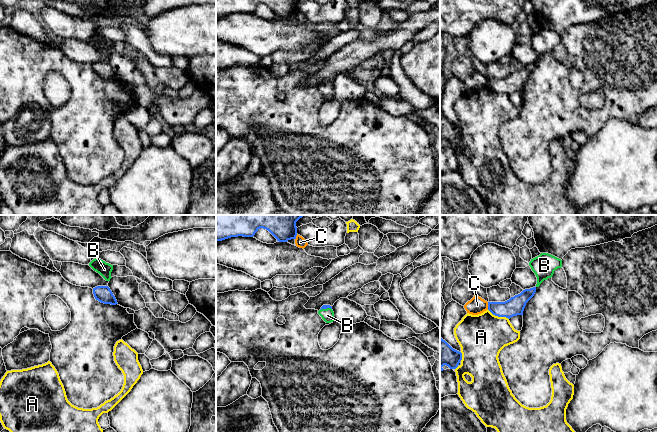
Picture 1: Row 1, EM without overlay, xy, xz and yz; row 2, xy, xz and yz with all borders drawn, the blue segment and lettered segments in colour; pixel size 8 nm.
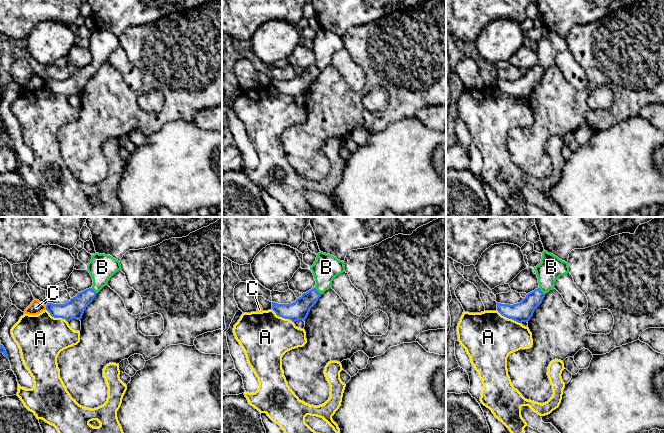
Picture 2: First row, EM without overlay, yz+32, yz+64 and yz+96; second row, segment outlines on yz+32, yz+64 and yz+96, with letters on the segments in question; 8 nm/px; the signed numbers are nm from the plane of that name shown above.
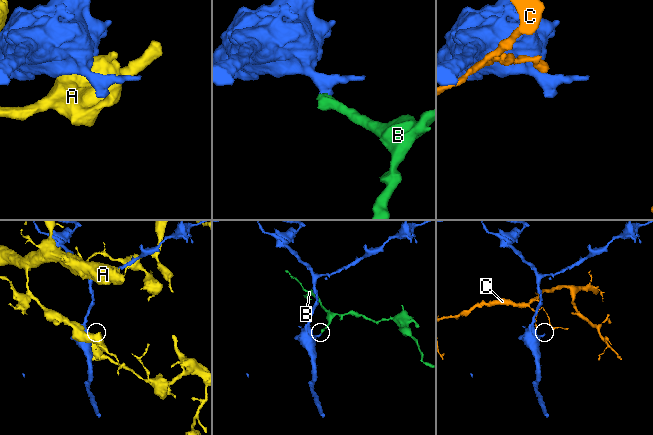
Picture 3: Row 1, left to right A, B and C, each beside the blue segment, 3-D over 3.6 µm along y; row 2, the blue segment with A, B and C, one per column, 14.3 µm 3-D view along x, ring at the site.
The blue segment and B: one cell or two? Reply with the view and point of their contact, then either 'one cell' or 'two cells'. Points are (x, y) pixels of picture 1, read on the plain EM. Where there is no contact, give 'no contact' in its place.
xz (325, 84) | one cell

